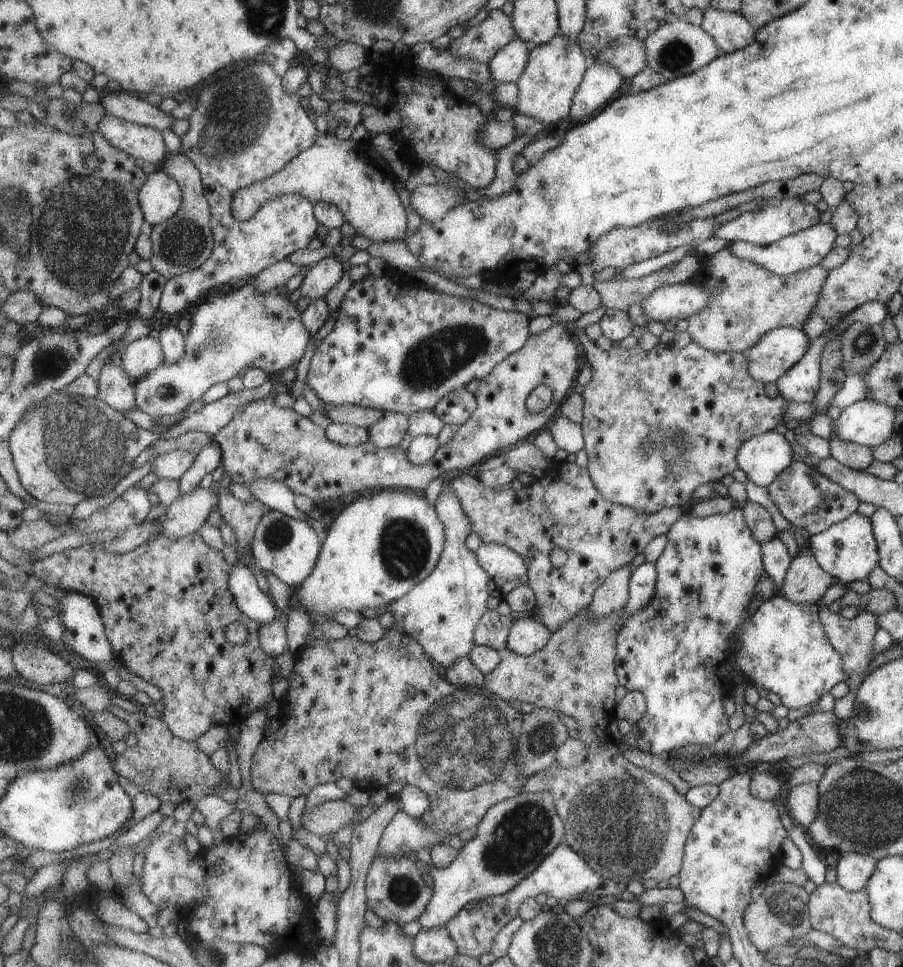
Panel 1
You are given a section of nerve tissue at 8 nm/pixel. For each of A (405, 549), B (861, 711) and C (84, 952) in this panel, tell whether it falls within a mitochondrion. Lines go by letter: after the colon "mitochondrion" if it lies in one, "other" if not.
A: mitochondrion
B: other
C: other

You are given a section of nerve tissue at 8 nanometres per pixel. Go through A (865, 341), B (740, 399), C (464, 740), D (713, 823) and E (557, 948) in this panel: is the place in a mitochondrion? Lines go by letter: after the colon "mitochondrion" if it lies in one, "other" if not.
A: mitochondrion
B: other
C: mitochondrion
D: other
E: mitochondrion

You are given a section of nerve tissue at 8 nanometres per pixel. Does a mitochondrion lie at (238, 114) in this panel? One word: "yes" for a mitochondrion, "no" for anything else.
yes

